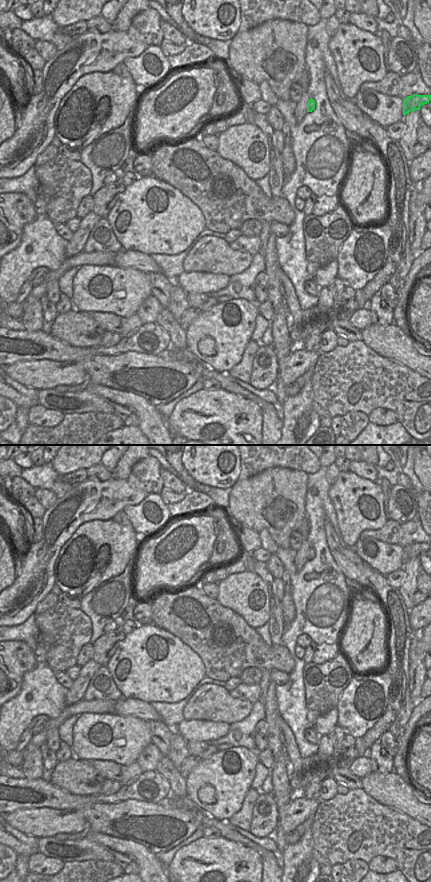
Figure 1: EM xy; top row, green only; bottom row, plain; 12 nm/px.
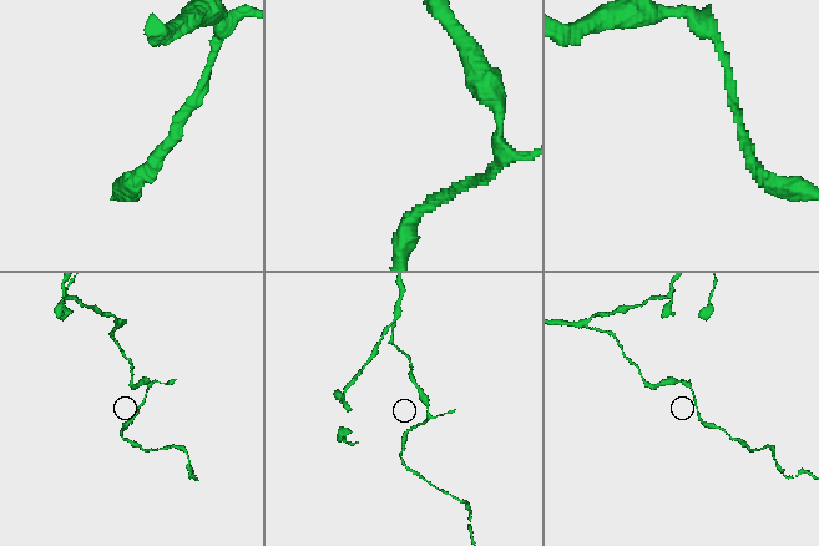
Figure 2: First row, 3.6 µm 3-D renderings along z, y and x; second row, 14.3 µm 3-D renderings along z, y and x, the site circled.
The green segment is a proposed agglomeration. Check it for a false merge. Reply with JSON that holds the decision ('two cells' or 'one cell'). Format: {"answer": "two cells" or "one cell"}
{"answer": "one cell"}

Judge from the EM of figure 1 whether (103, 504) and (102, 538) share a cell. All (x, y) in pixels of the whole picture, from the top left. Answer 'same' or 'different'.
different

